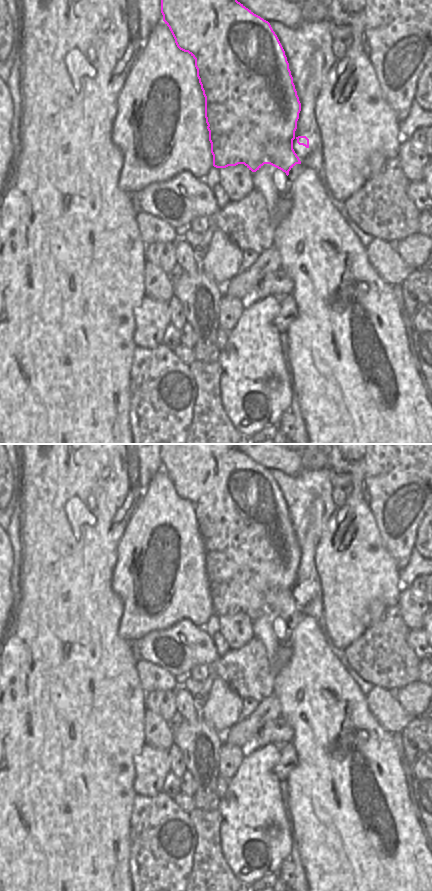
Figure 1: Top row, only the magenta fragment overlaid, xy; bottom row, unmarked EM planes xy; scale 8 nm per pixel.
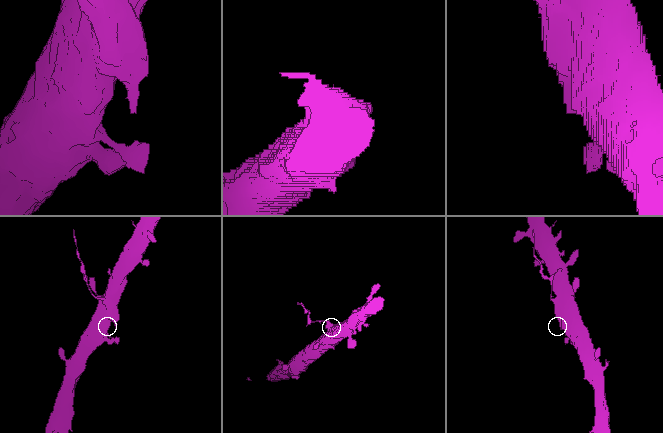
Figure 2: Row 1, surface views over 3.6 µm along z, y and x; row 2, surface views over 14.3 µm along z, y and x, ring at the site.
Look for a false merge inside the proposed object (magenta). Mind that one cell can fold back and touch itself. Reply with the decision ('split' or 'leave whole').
split

